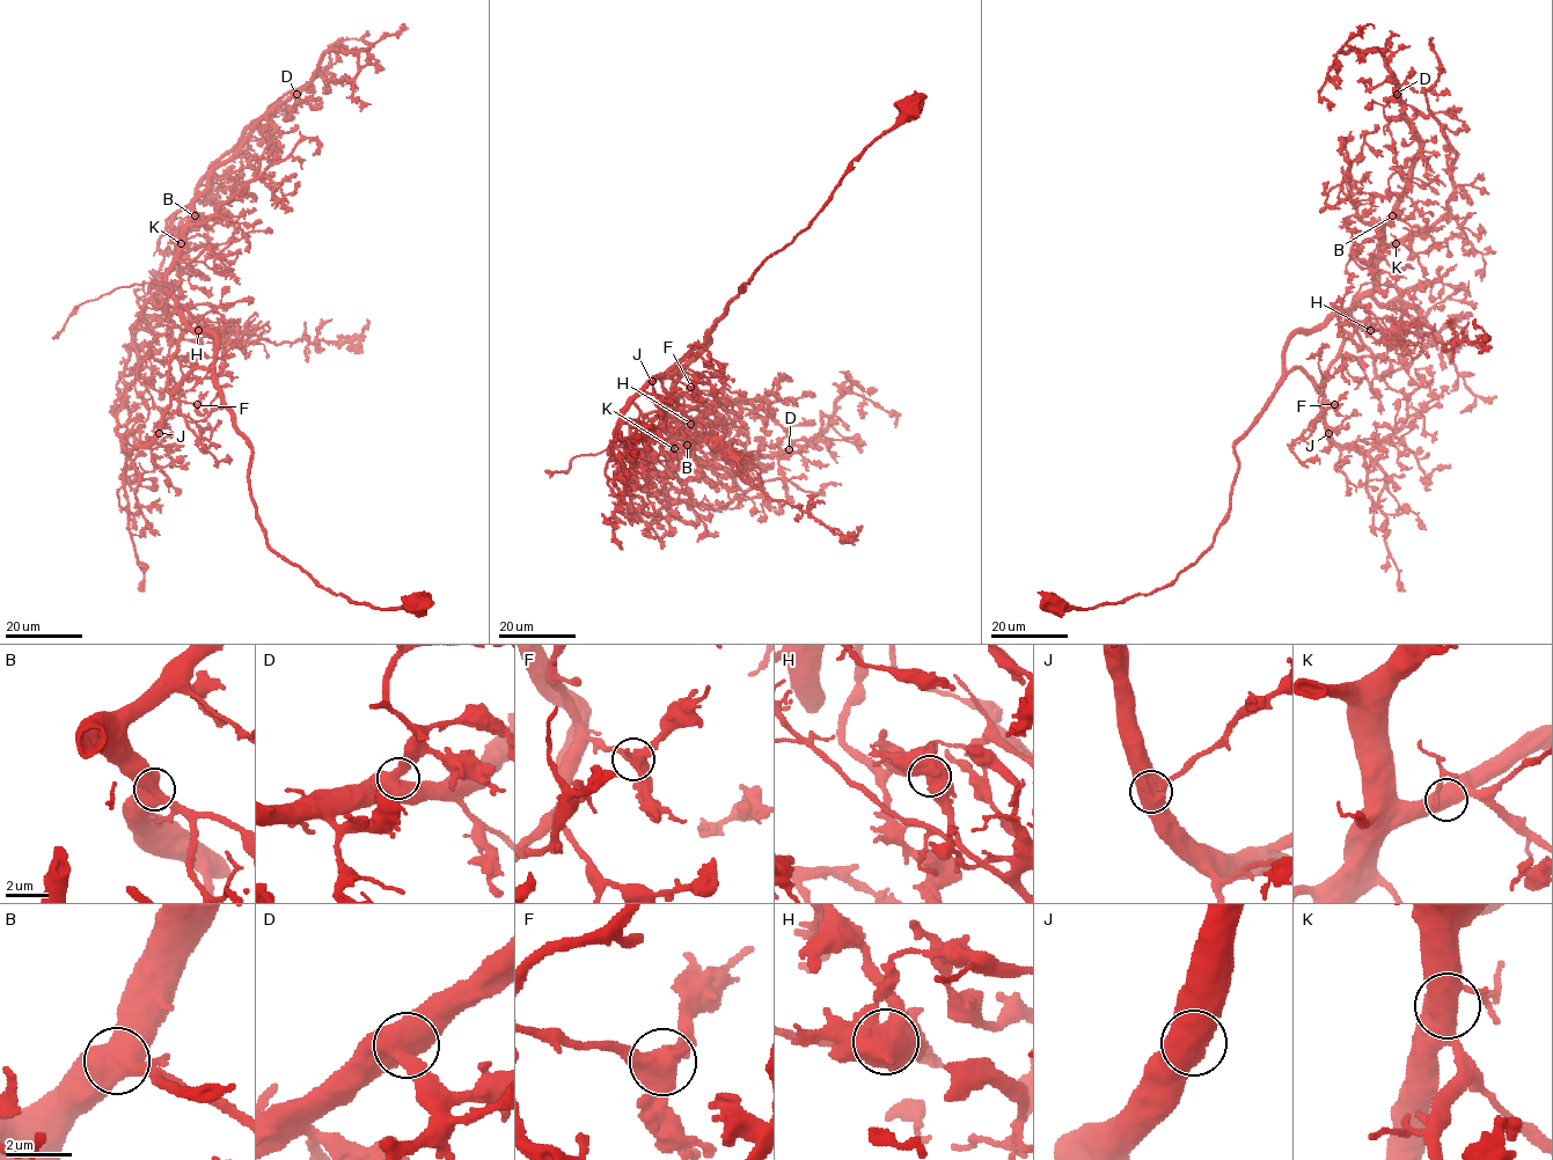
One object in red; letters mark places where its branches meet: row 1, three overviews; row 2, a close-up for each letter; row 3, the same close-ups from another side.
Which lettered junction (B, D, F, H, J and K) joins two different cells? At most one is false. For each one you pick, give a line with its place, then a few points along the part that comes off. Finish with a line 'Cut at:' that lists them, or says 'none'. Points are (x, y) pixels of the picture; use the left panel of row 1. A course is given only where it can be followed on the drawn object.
H: place (198, 330); course (198, 330), (171, 328), (166, 316), (171, 290), (152, 283), (114, 290), (85, 301), (52, 338)
Cut at: H

